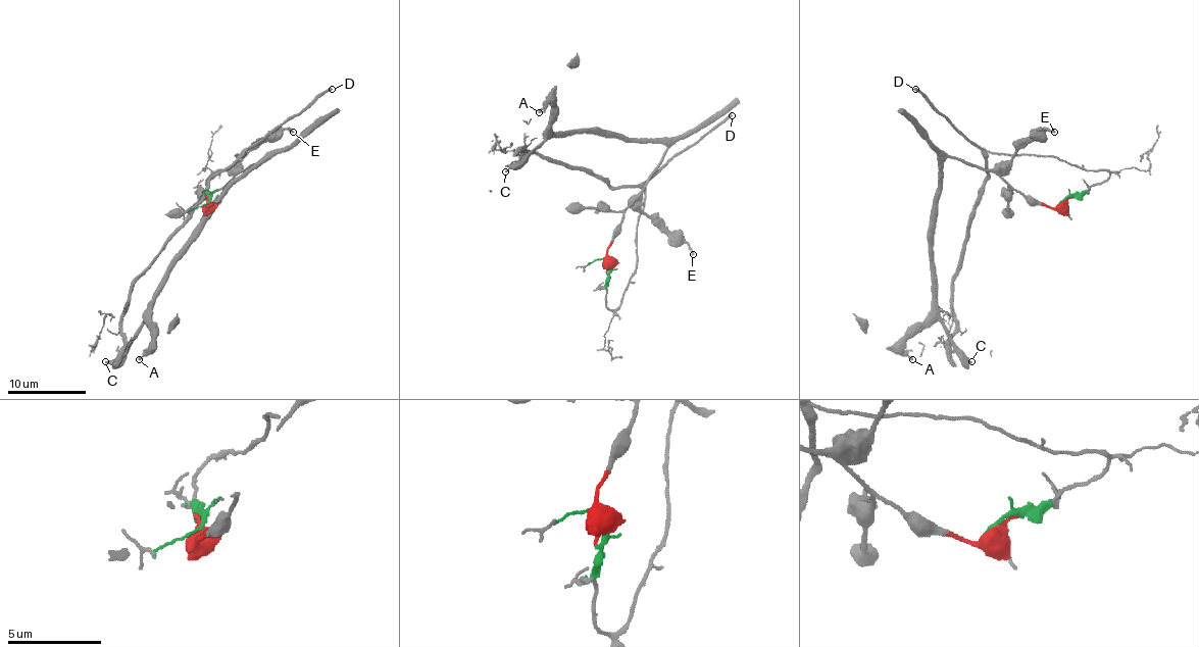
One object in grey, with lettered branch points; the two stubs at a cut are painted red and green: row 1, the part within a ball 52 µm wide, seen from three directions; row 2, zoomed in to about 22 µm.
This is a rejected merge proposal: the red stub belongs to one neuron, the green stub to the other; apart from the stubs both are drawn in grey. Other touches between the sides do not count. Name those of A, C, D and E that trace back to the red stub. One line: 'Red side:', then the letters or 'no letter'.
Red side: A, C, E

